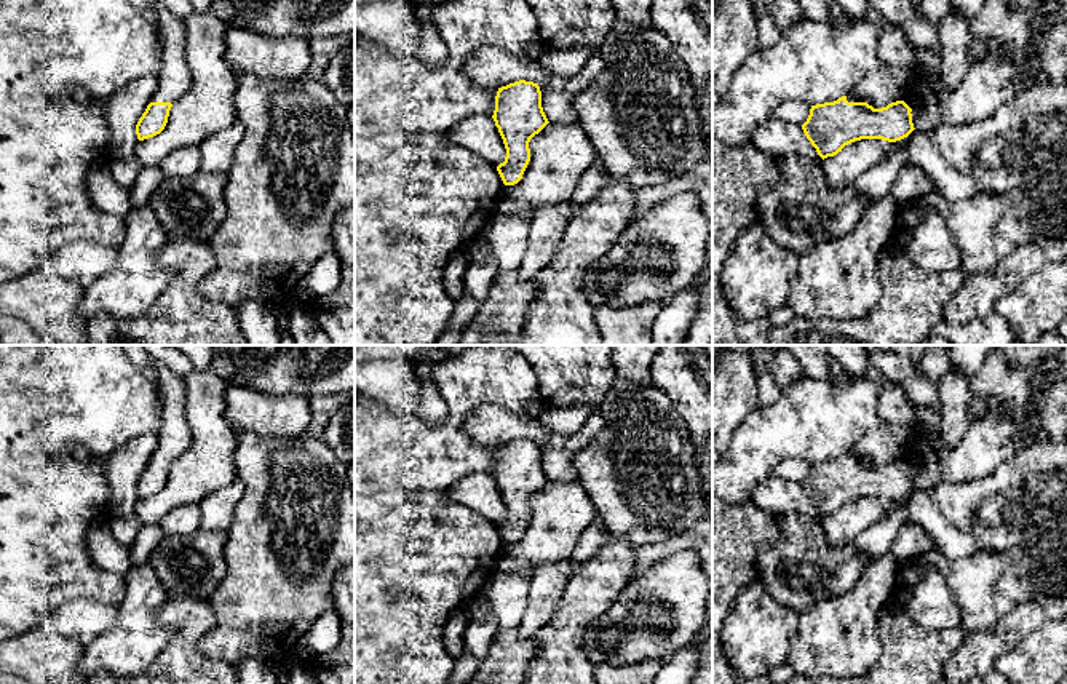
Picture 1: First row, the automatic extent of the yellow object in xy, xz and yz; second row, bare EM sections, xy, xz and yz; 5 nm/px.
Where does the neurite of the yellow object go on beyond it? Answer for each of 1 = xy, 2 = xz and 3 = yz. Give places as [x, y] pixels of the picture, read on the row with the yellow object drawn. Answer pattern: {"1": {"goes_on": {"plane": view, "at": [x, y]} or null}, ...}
{"1": {"goes_on": {"plane": "xy", "at": [174, 79]}}, "2": {"goes_on": null}, "3": {"goes_on": {"plane": "yz", "at": [850, 98]}}}

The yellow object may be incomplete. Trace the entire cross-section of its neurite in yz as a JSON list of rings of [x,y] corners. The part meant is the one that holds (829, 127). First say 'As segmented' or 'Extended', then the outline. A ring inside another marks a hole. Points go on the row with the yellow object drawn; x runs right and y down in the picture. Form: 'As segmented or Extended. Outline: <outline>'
Extended. Outline: [[[851,93],[834,102],[811,105],[802,129],[824,160],[855,141],[896,142],[907,137],[915,129],[910,112],[904,101],[874,109]]]

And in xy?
Extended. Outline: [[[152,5],[158,16],[161,40],[161,72],[158,88],[136,125],[139,141],[160,134],[169,117],[173,104],[190,88],[193,78],[187,64],[187,34],[184,19],[179,19],[168,8]]]

